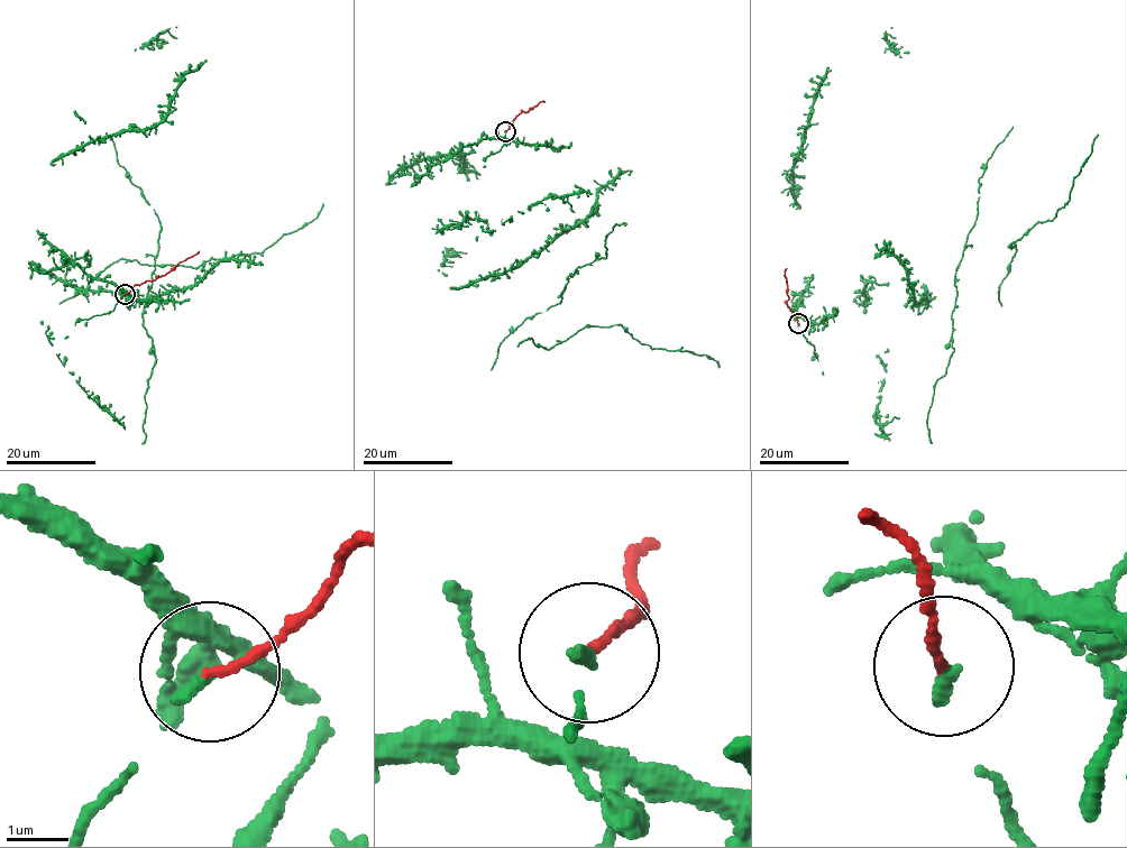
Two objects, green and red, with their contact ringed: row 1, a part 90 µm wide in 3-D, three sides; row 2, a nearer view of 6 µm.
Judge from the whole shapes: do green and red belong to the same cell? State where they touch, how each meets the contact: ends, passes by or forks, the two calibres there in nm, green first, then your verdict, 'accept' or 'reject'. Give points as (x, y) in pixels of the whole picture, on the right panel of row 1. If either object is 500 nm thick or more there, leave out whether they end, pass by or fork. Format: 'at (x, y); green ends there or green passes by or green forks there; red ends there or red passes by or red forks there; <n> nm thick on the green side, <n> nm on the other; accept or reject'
at (798, 323); green ends there; red ends there; 170 nm thick on the green side, 140 nm on the other; accept

